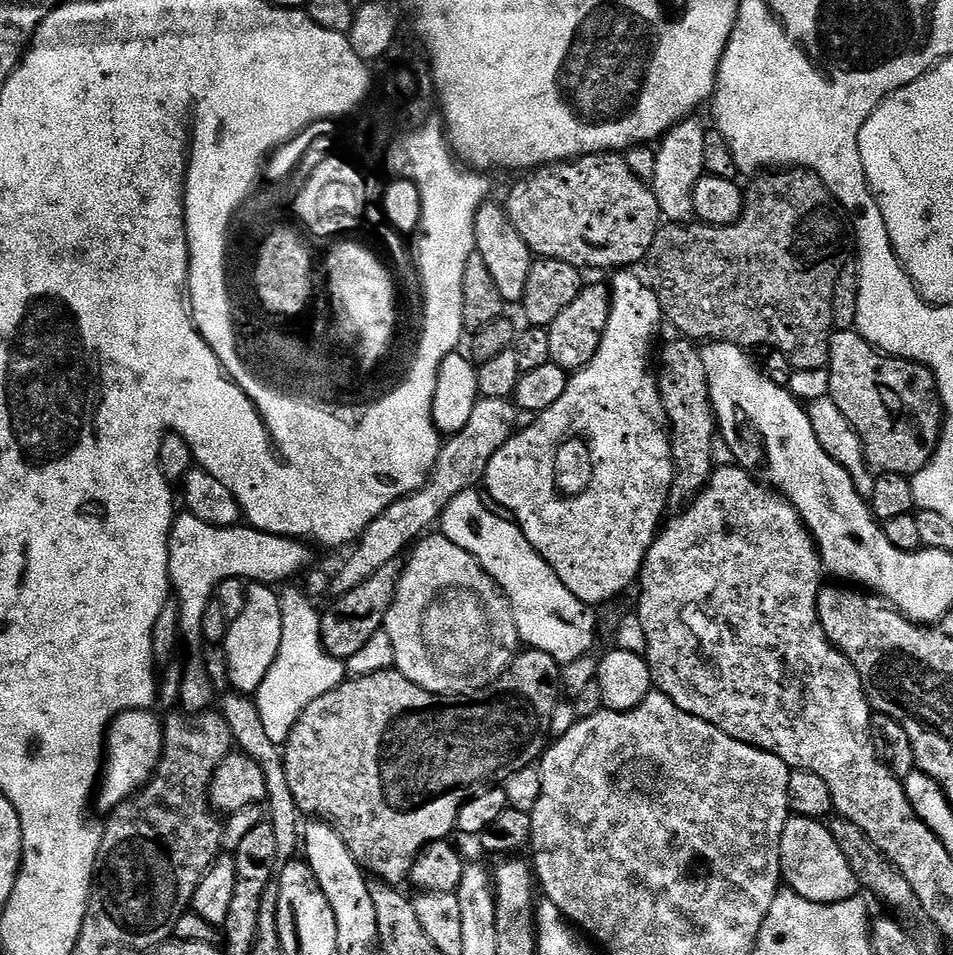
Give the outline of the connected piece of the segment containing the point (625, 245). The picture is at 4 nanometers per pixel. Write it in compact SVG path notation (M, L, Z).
M597 154L594 156L578 156L571 162L561 162L550 164L539 169L538 174L532 174L529 180L520 180L508 192L508 202L506 201L507 213L512 222L517 226L519 234L528 244L529 249L537 257L550 260L561 260L567 264L572 264L581 270L588 268L612 268L611 270L628 270L636 264L652 248L652 243L656 240L656 231L660 228L662 213L660 203L656 200L656 193L652 191L647 183L644 184L632 173L630 165L624 161L625 157L620 154Z

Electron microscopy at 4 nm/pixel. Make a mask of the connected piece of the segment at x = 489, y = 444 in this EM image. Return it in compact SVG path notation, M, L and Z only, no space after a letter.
M477 399L468 421L459 425L460 433L450 437L448 445L445 443L439 449L435 471L428 477L428 482L417 492L391 504L381 516L370 522L368 529L351 549L353 552L349 554L348 561L341 566L340 573L337 571L333 575L331 595L344 596L354 590L354 586L362 586L362 582L378 574L386 562L400 560L431 529L428 527L431 524L433 527L439 521L440 513L444 512L451 500L475 489L483 481L486 466L490 466L490 458L494 458L500 447L514 435L516 416L518 409L511 399Z

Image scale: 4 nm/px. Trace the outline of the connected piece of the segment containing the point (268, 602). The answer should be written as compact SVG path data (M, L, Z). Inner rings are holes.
M252 588L244 609L237 620L233 619L225 634L222 649L228 655L228 676L239 693L255 694L262 686L266 674L274 666L284 641L284 610L281 601L268 588Z

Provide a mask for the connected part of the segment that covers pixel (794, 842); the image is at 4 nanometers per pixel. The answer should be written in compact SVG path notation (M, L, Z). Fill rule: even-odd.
M793 815L785 823L782 830L780 844L780 874L783 883L791 891L798 893L802 898L806 898L815 904L837 904L843 900L857 899L861 891L858 878L838 842L834 838L831 827L823 819L810 816Z

